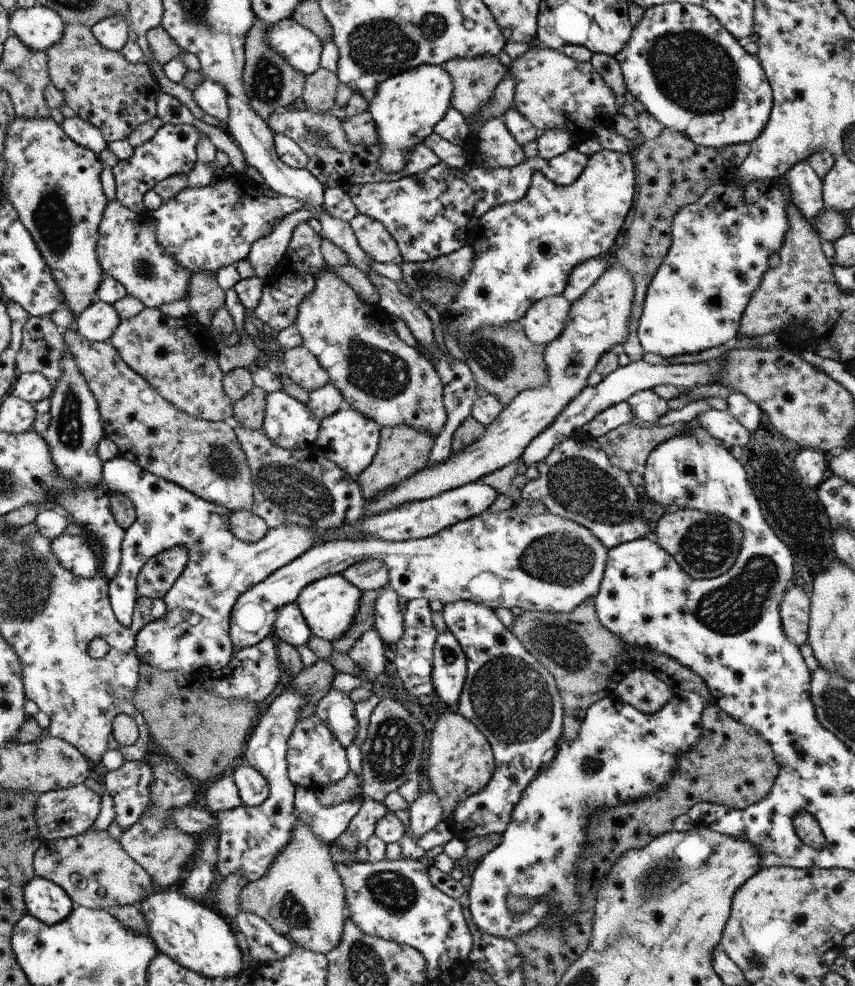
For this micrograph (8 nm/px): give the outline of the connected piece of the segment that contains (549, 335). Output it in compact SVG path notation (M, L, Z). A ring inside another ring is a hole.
M563 294L536 300L520 323L527 337L537 345L550 345L568 325L572 302Z

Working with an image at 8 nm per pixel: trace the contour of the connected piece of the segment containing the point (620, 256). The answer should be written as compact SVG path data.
M664 129L656 138L647 139L634 151L637 193L631 217L627 223L625 242L615 248L613 263L631 271L635 281L635 300L631 310L628 338L619 350L626 353L631 362L638 362L645 353L638 338L639 318L649 282L668 254L671 245L673 216L685 206L698 202L710 186L726 179L734 179L737 170L751 151L750 144L740 143L719 149L694 144L687 136Z

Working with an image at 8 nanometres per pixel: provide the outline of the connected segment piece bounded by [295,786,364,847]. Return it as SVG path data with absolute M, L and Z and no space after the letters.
M305 786L295 790L295 810L299 818L305 820L317 837L330 847L333 847L335 838L347 830L363 801L354 797L343 804L325 807L316 798L314 790Z

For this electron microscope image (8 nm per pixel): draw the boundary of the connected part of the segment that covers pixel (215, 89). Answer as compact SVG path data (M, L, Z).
M206 79L193 90L194 102L210 116L218 118L221 124L226 124L230 116L228 92L223 84Z

